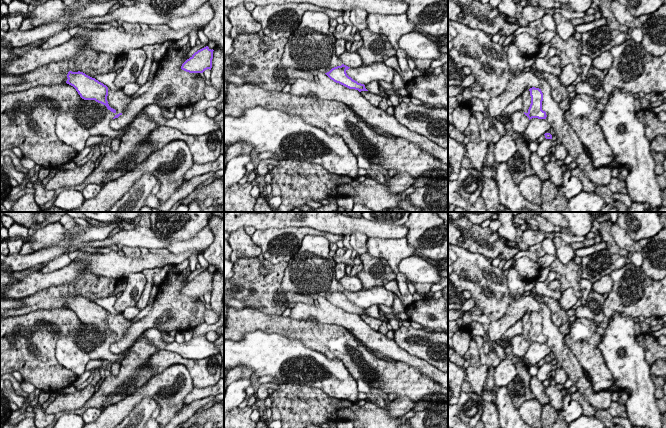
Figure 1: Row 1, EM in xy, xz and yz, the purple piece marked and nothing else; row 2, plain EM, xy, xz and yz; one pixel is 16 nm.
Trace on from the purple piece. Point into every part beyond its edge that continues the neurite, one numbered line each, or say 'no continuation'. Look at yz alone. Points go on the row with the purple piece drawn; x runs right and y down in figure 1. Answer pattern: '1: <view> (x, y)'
no continuation

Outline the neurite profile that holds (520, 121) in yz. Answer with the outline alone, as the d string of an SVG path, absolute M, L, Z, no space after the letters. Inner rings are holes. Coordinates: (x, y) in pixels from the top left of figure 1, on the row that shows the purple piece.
M523 110L516 111L511 117L512 129L516 133L523 134L529 125L529 118L524 114Z

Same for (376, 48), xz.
M364 29L360 32L360 35L362 36L363 45L356 53L362 59L362 66L382 63L389 57L396 56L396 50L384 34L375 34L368 29Z

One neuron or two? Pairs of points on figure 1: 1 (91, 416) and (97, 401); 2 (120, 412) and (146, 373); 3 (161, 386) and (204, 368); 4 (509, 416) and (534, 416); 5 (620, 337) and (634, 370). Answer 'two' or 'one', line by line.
1: two
2: two
3: two
4: two
5: one

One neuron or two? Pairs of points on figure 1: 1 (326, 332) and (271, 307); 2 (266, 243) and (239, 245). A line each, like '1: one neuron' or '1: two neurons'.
1: two neurons
2: two neurons

